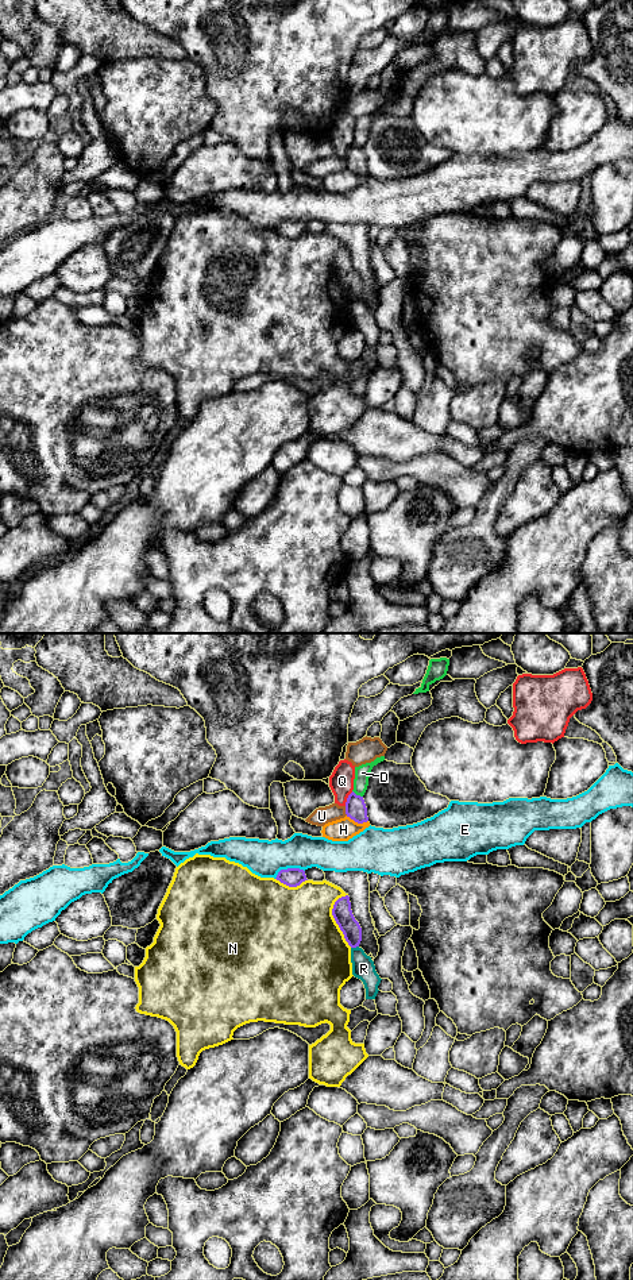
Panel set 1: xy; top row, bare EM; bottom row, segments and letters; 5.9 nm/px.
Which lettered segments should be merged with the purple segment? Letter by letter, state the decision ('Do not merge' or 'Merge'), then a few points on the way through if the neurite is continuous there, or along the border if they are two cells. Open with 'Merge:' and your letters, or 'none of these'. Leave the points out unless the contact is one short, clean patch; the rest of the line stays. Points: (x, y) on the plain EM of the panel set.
Merge: none of these
D: Do not merge
E: Do not merge
H: Do not merge
N: Do not merge
Q: Do not merge
R: Do not merge. Boundary: xy (358, 297), (351, 300)
U: Do not merge

